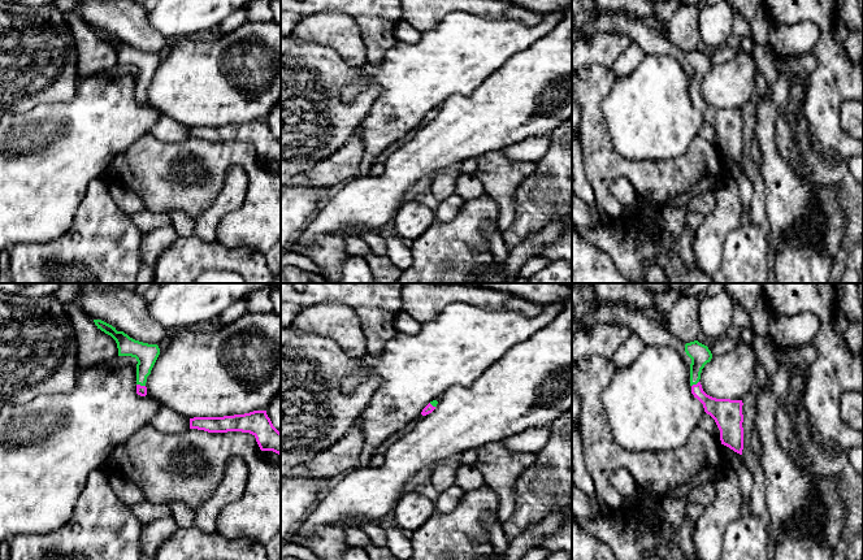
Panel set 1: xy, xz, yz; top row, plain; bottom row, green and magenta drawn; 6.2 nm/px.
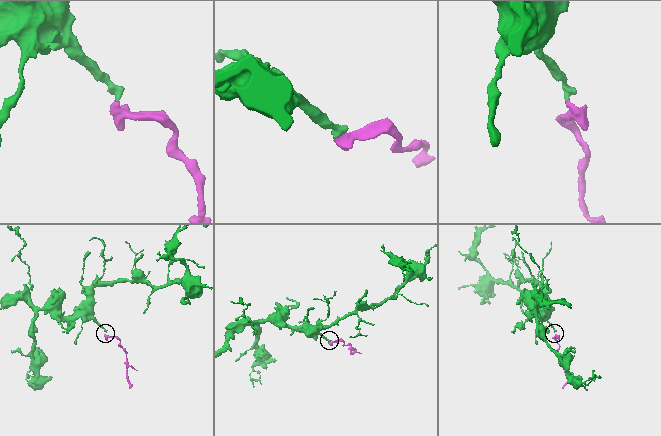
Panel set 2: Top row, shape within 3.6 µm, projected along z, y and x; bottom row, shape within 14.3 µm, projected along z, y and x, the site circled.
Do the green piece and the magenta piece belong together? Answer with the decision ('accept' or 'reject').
accept

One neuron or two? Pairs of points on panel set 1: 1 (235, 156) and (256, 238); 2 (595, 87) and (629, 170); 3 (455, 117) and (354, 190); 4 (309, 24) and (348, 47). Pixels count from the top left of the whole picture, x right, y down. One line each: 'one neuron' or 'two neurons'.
1: one neuron
2: one neuron
3: one neuron
4: one neuron

